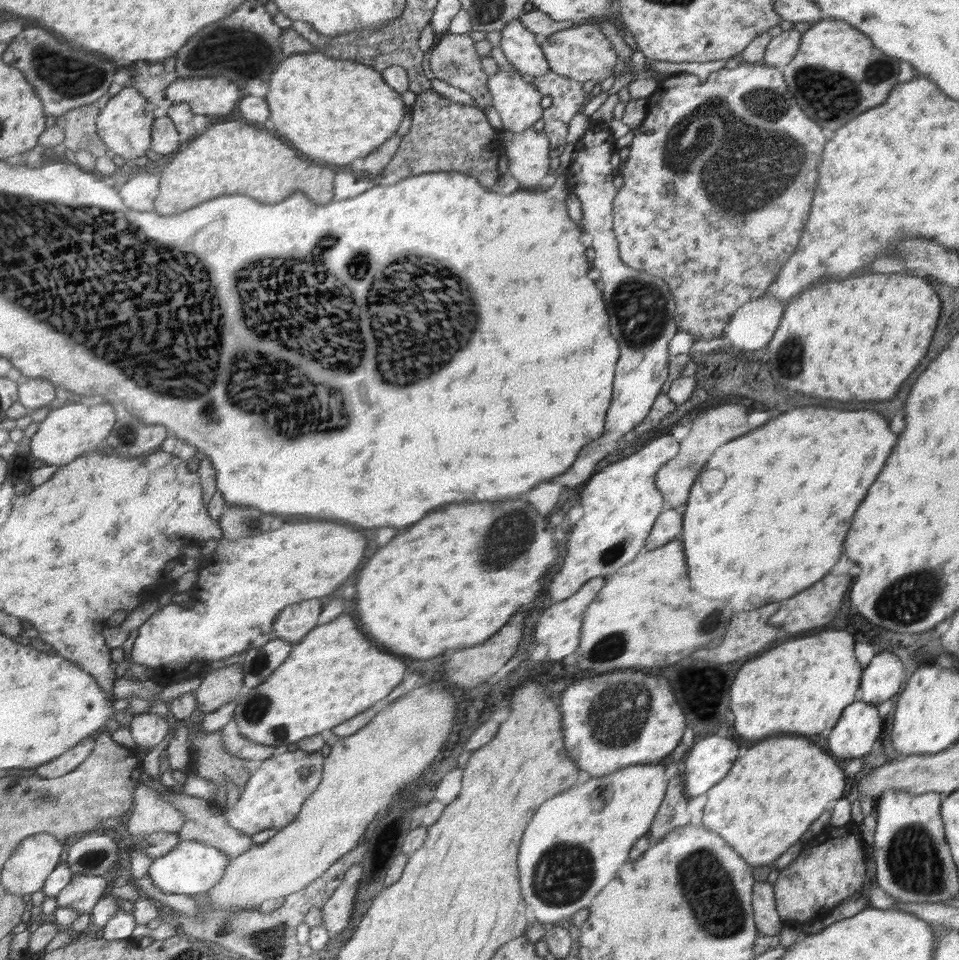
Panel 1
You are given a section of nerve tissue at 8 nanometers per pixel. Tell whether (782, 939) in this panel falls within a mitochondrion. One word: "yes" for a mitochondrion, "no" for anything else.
no

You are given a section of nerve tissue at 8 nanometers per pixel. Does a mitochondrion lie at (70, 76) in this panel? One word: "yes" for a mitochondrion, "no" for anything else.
yes

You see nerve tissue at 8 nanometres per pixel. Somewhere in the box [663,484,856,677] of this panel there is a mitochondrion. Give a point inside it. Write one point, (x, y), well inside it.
(718, 614)

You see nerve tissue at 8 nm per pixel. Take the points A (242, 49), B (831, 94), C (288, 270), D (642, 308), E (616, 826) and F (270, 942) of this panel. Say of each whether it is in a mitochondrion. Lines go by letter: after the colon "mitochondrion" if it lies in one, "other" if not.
A: mitochondrion
B: mitochondrion
C: other
D: mitochondrion
E: other
F: mitochondrion

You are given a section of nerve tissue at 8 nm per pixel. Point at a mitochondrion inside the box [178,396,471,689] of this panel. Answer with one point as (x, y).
(257, 665)

